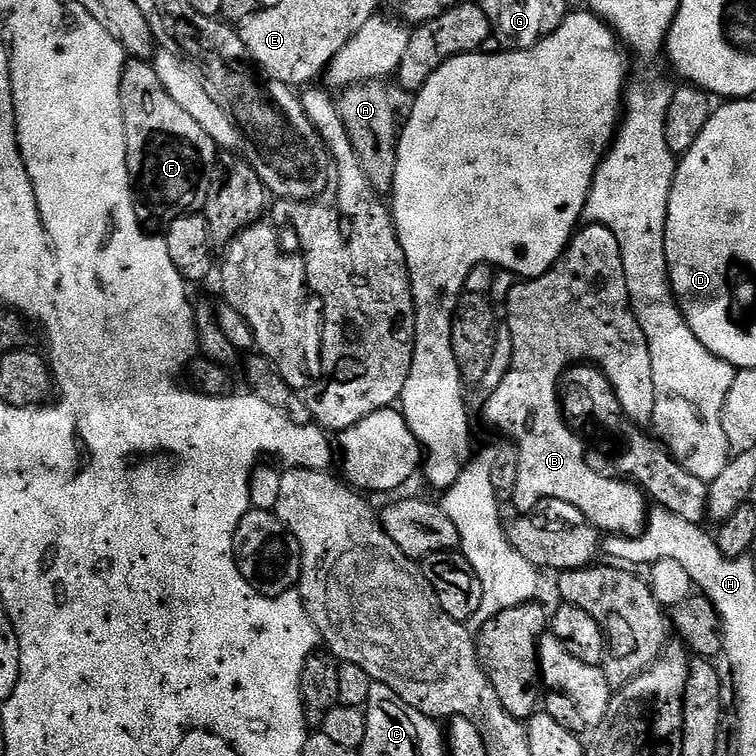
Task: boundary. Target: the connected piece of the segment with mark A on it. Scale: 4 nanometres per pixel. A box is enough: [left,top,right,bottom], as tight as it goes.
[336,80,398,194]

